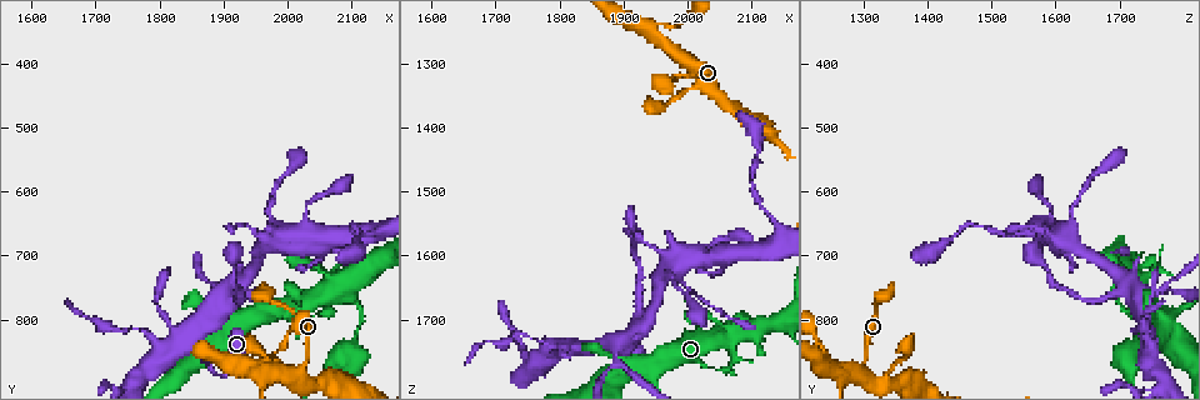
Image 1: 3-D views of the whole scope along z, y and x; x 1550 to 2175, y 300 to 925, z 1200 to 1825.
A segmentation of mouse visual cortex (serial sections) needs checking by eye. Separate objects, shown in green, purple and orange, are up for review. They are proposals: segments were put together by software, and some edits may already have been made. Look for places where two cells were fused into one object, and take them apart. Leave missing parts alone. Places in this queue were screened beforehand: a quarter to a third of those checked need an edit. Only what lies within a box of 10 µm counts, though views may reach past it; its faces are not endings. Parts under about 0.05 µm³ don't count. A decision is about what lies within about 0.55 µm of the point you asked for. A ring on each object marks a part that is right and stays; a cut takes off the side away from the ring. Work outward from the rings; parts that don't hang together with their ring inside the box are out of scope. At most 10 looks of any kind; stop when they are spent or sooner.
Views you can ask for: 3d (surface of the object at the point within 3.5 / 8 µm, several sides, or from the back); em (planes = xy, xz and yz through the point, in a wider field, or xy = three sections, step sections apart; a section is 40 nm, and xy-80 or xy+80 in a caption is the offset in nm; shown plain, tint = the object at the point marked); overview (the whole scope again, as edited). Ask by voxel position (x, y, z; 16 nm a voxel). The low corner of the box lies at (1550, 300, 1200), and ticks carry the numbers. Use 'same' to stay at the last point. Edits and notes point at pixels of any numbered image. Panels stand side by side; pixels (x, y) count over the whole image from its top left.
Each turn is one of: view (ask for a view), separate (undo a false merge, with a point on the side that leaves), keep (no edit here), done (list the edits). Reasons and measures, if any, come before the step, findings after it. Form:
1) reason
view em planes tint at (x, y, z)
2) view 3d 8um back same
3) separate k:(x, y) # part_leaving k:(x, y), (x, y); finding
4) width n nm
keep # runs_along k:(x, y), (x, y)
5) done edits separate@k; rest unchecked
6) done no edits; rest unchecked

thick turns thin
view 3d 3.5um at (2110, 785, 1735)

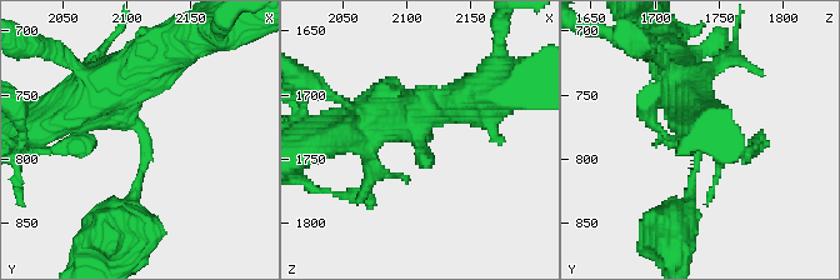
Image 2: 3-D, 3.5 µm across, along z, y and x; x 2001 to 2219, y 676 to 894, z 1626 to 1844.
arm_widths 150, 400 nm; shape alone is not enough
view em xy step 2 tint same

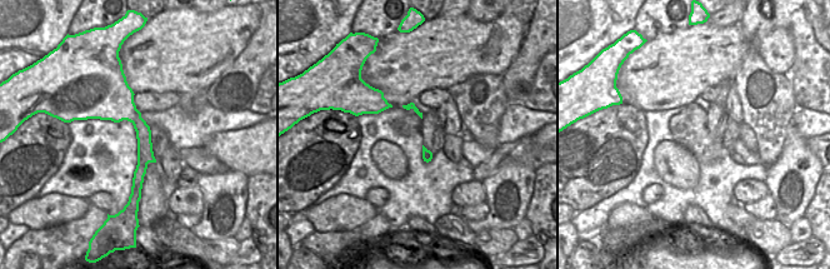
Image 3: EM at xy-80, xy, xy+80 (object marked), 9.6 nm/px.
keep # runs_along 2:(689, 108), (698, 165), (679, 215); one cell here

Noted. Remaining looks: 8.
small branch off a trunk
view 3d 3.5um at (2055, 690, 1605)

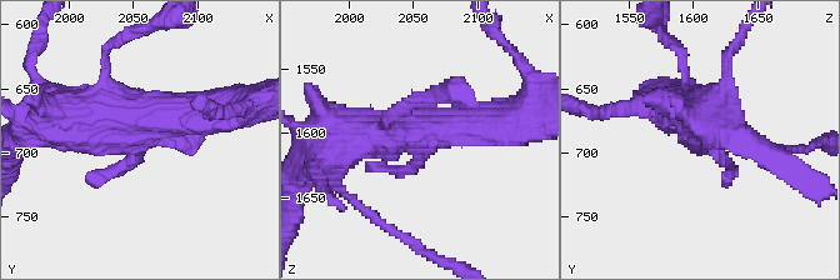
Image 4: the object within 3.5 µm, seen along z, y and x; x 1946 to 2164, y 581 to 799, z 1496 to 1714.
view em xy step 2 tint at (2054, 684, 1608)

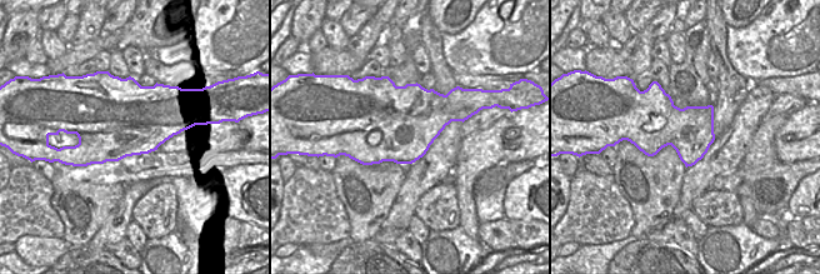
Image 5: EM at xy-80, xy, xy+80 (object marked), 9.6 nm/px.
keep # runs_along 4:(68, 110), (129, 115), (140, 141), (94, 180); continuous, no second cell

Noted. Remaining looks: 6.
small branch off a trunk
view em xy step 2 tint at (1795, 835, 1750)

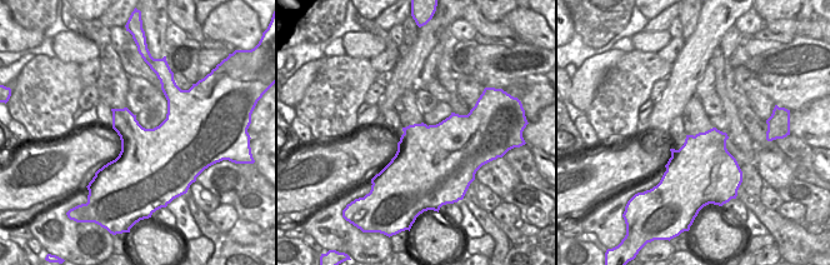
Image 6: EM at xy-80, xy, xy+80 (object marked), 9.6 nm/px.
view 3d 3.5um same

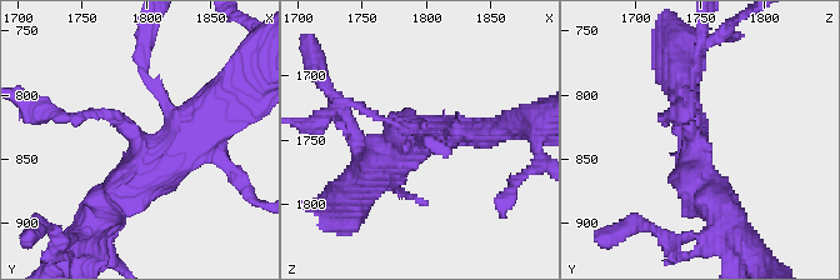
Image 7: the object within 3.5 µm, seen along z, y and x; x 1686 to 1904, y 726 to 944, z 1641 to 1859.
arm_widths 100, 350, 500 nm
separate 7:(99, 114) # part_leaving 7:(143, 144), (104, 114), (43, 109); two cells meet here

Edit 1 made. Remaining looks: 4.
four or more arms meet
view 3d 3.5um back at (1945, 875, 1260)

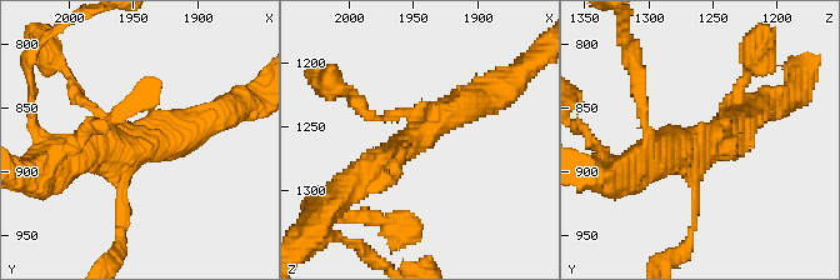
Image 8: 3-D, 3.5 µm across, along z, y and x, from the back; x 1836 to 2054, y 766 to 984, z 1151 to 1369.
arms 4; arm_widths 100, 100, 350, 450 nm
view em xy step 2 tint at (1948, 876, 1256)

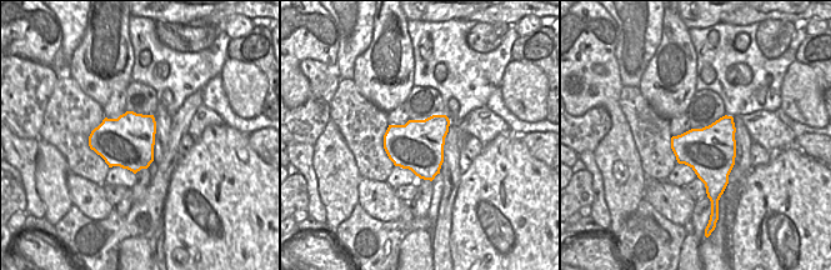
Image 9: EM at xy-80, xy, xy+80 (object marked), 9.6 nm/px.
keep # runs_along 8:(348, 189), (413, 138), (485, 96); one cell here

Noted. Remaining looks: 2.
done edits separate@7; rest unchecked

